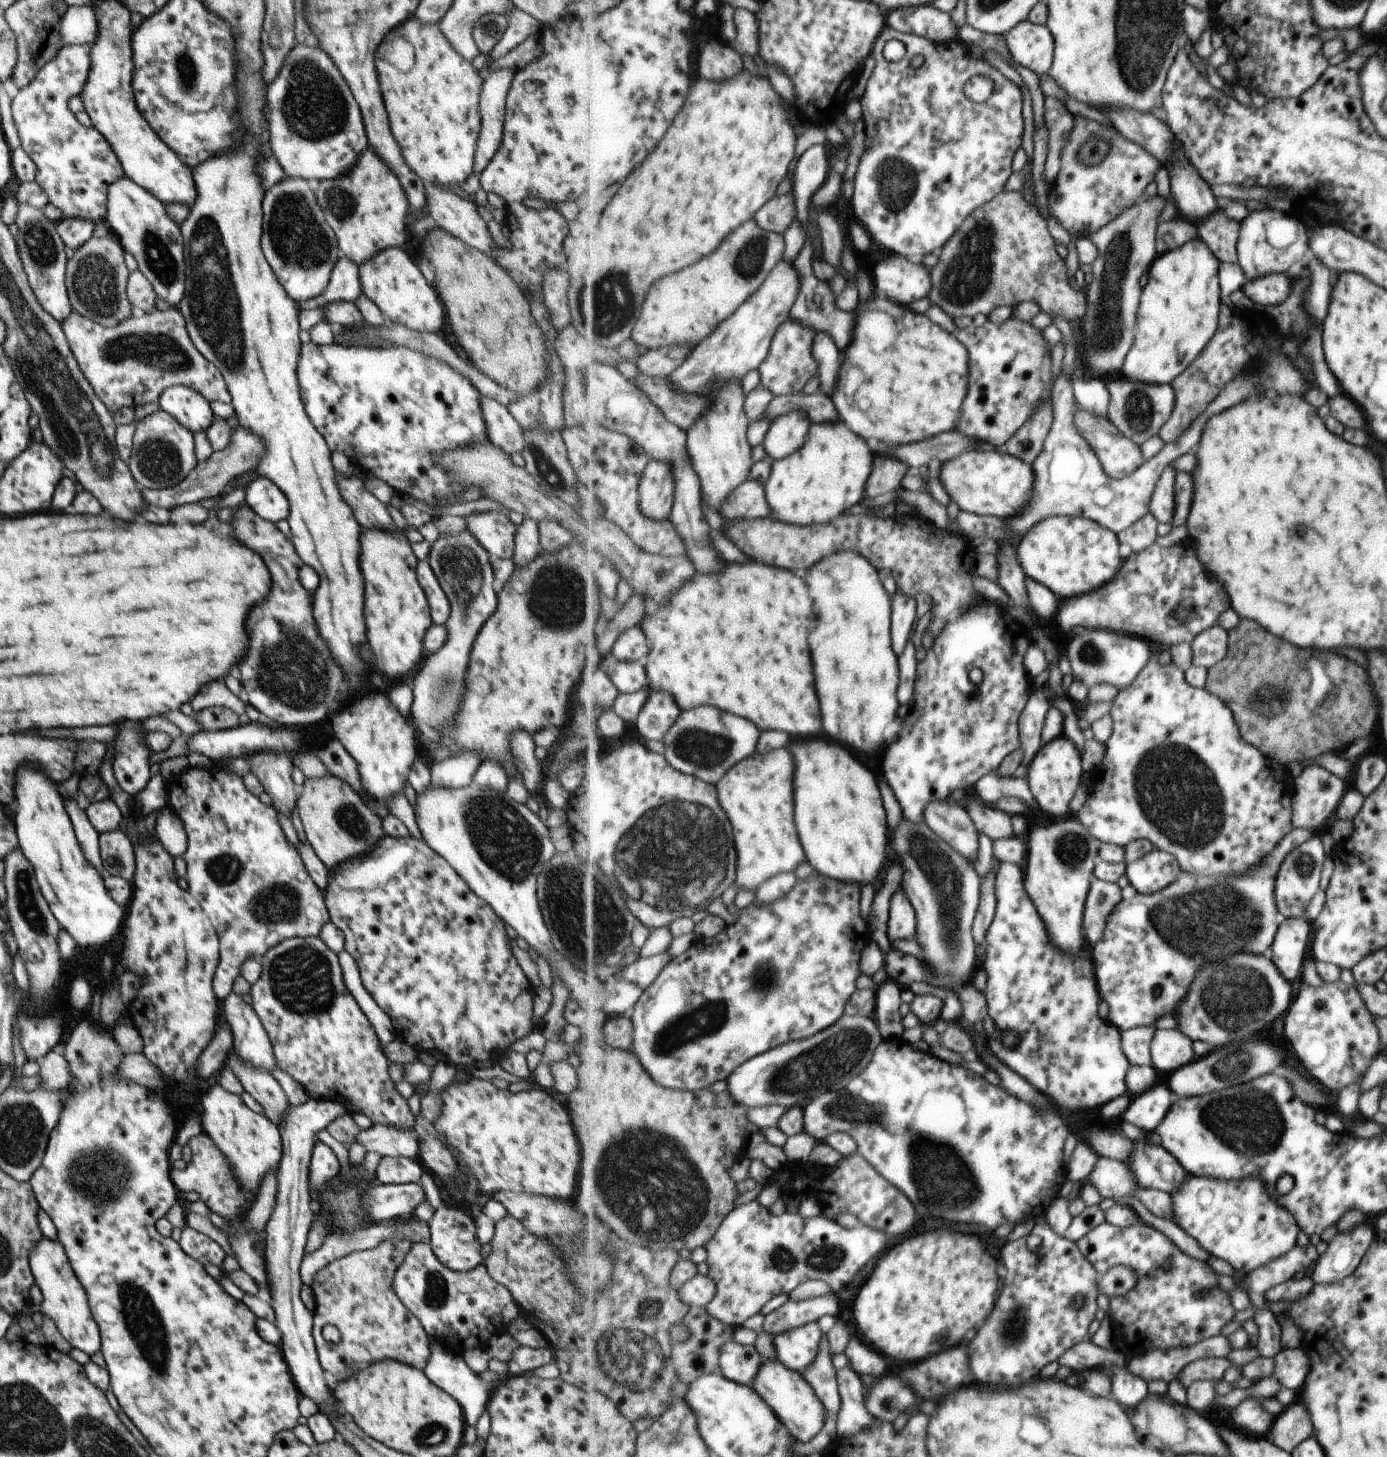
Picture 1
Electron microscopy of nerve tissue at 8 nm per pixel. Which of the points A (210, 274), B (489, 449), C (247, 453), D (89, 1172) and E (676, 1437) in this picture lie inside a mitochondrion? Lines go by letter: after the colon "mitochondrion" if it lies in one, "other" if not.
A: mitochondrion
B: other
C: mitochondrion
D: mitochondrion
E: mitochondrion

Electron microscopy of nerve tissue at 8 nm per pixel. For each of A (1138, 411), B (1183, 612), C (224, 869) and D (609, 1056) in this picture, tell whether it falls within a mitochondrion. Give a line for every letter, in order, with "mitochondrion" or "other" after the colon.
A: mitochondrion
B: mitochondrion
C: mitochondrion
D: other

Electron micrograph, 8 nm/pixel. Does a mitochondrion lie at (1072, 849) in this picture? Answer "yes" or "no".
yes

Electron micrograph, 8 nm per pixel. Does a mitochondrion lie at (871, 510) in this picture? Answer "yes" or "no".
no

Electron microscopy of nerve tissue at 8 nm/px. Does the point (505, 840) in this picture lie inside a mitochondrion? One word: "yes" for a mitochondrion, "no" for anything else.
yes

